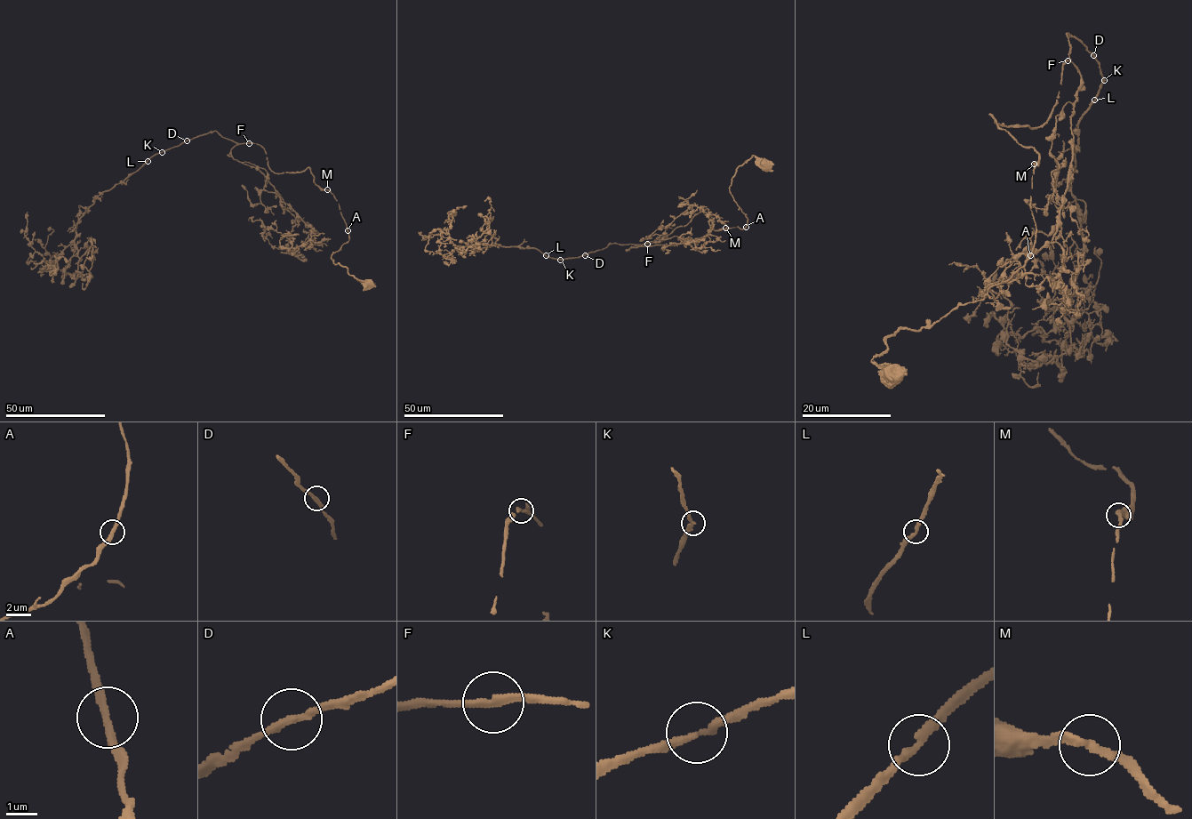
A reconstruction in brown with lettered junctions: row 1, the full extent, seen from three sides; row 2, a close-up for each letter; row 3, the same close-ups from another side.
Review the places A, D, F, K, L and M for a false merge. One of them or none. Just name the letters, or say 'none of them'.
none of them

